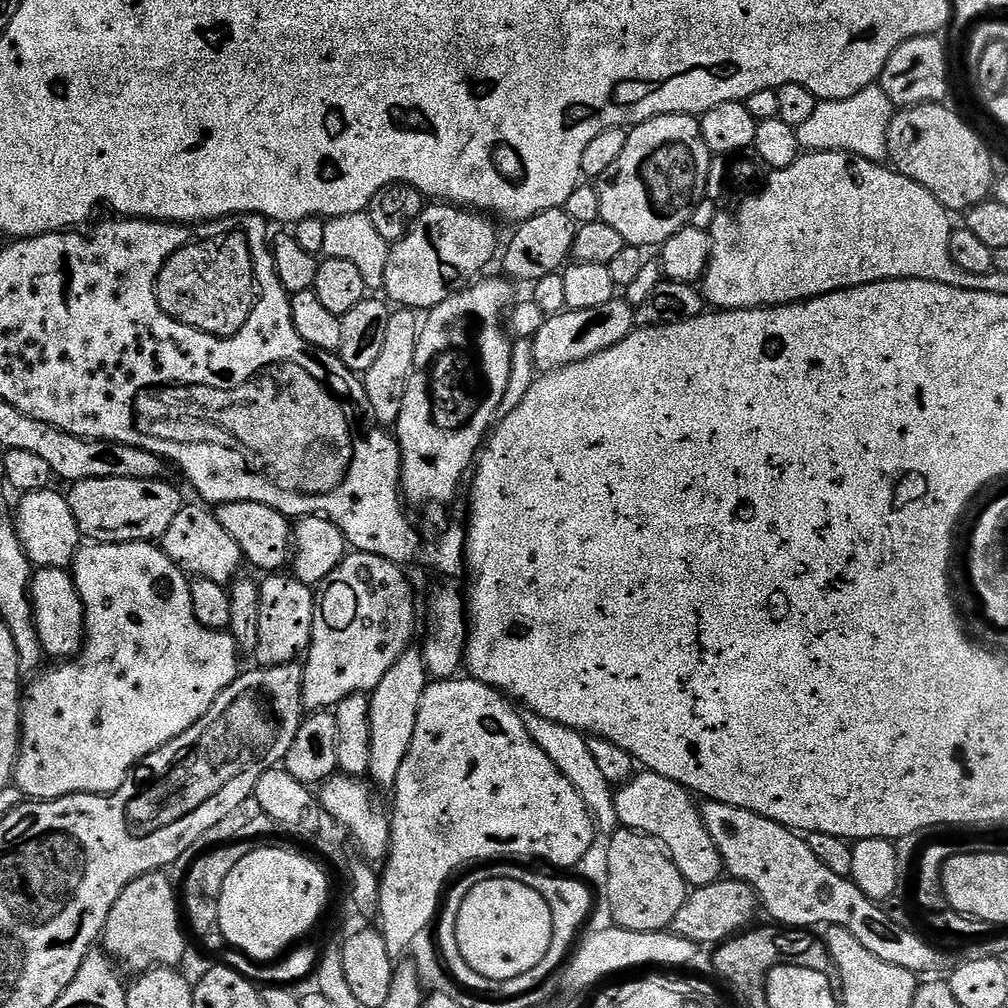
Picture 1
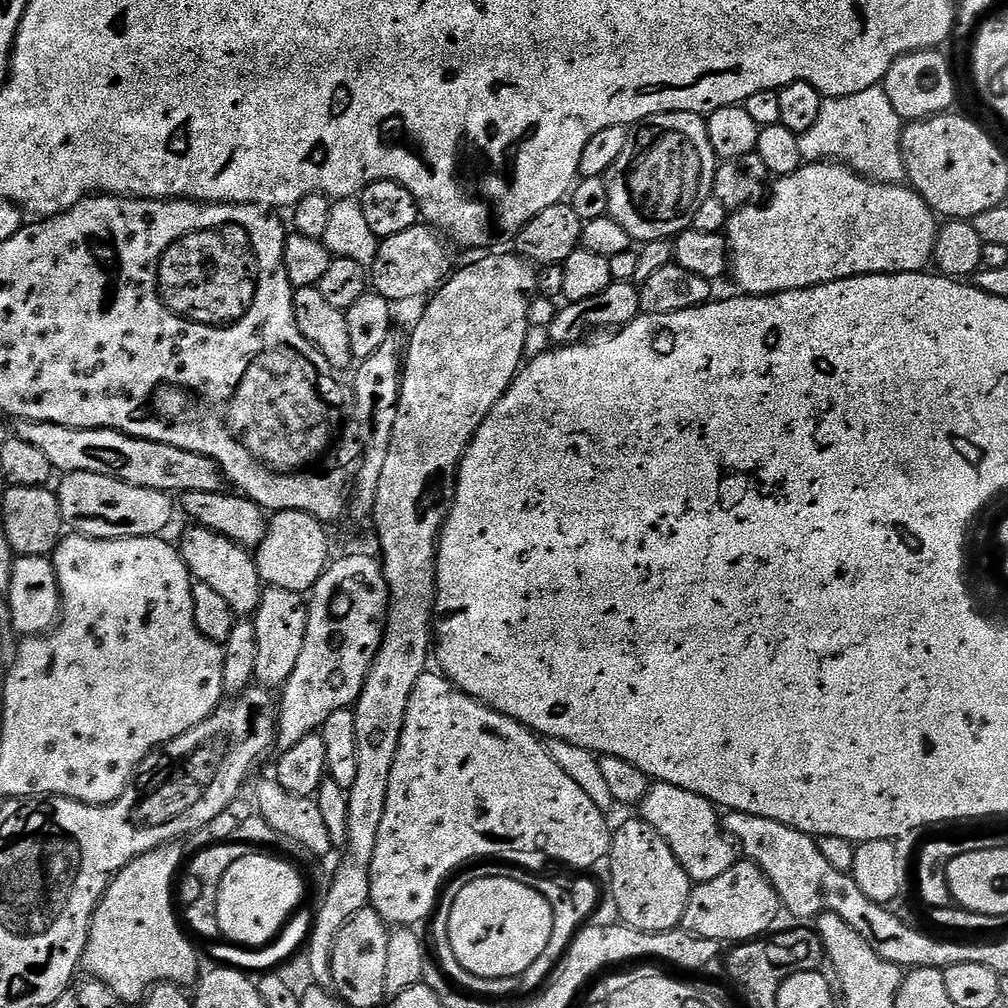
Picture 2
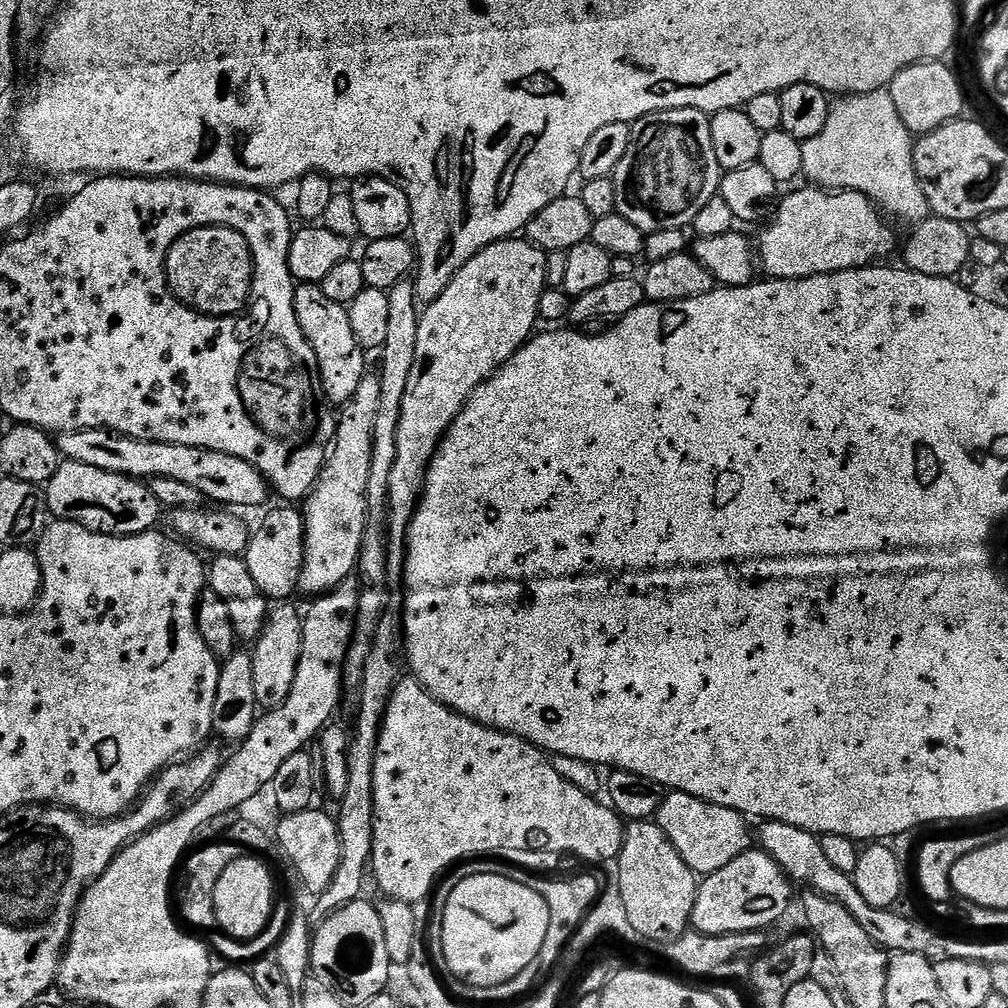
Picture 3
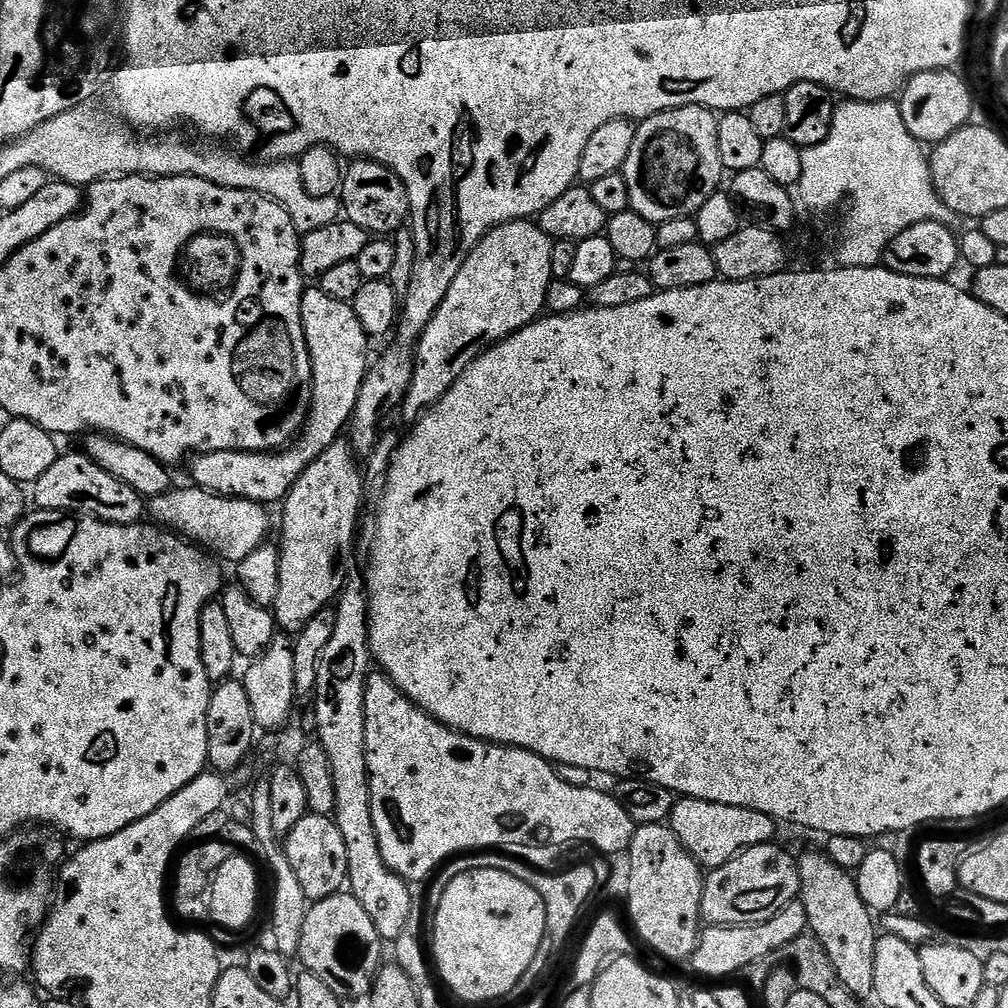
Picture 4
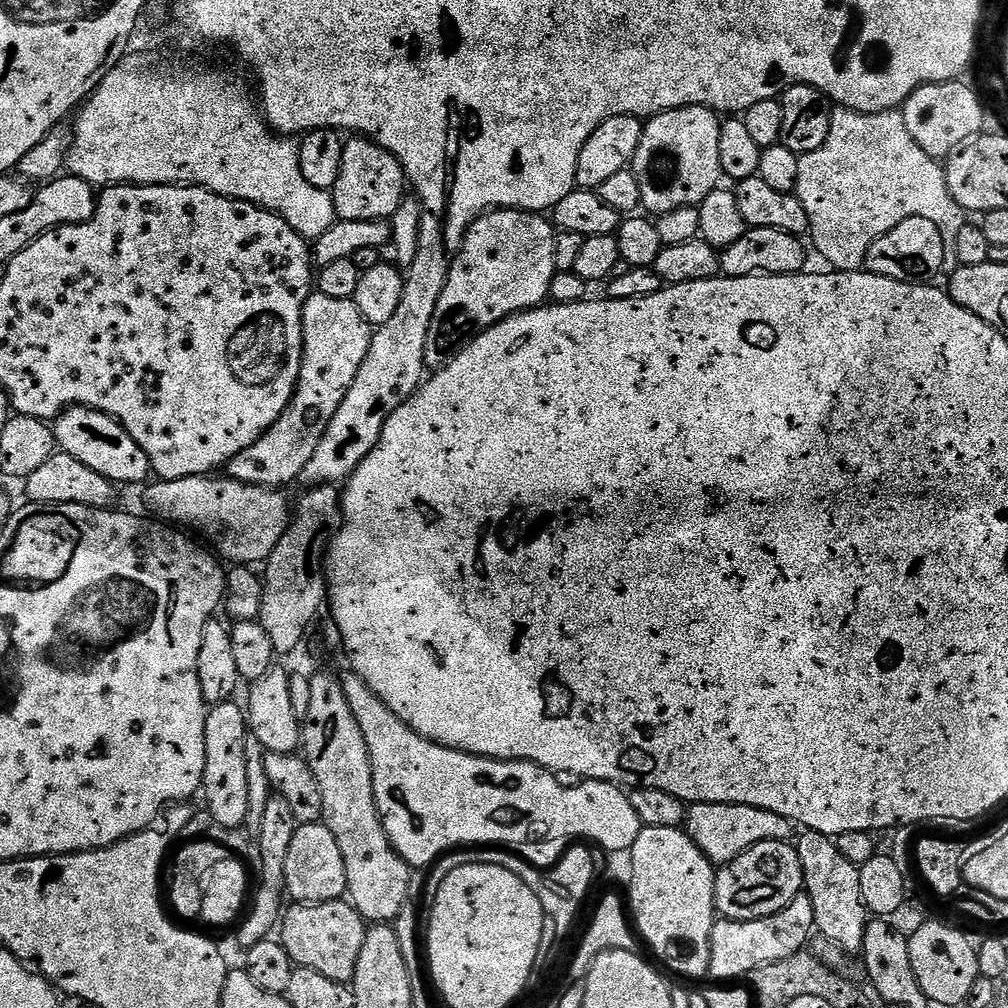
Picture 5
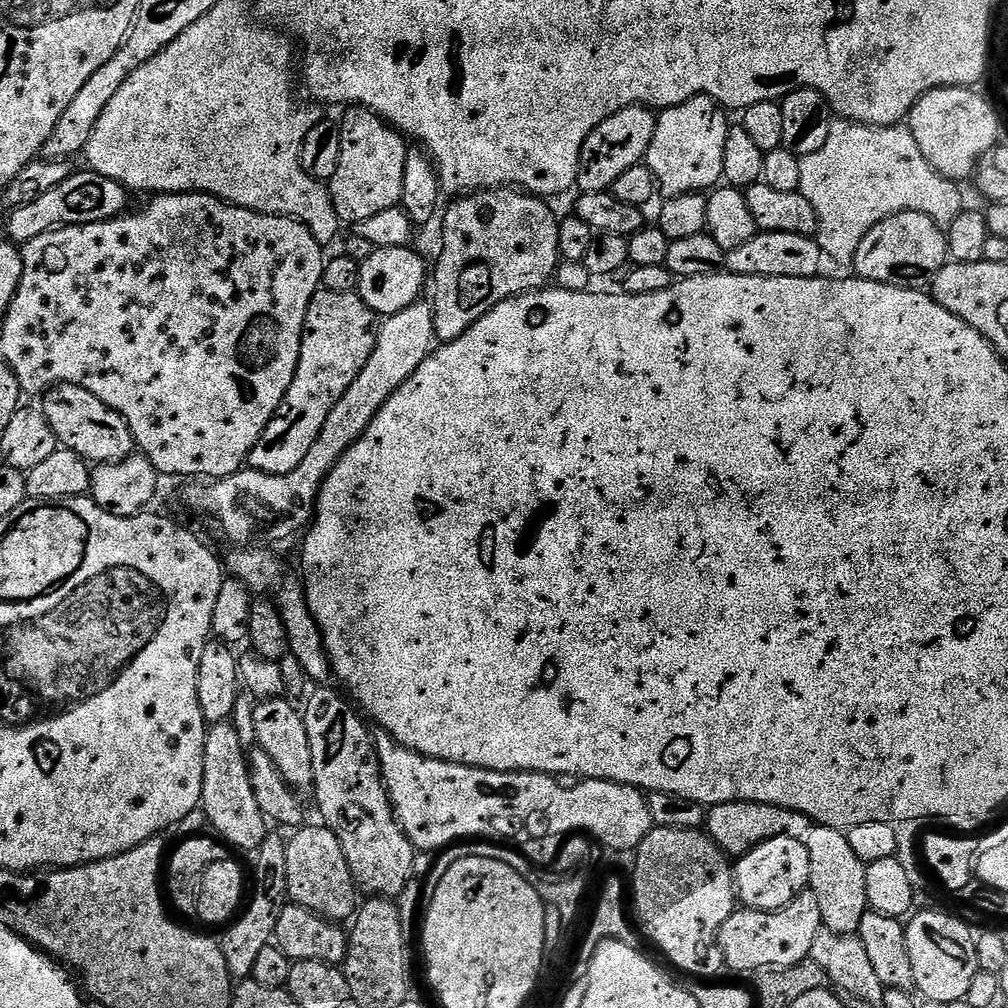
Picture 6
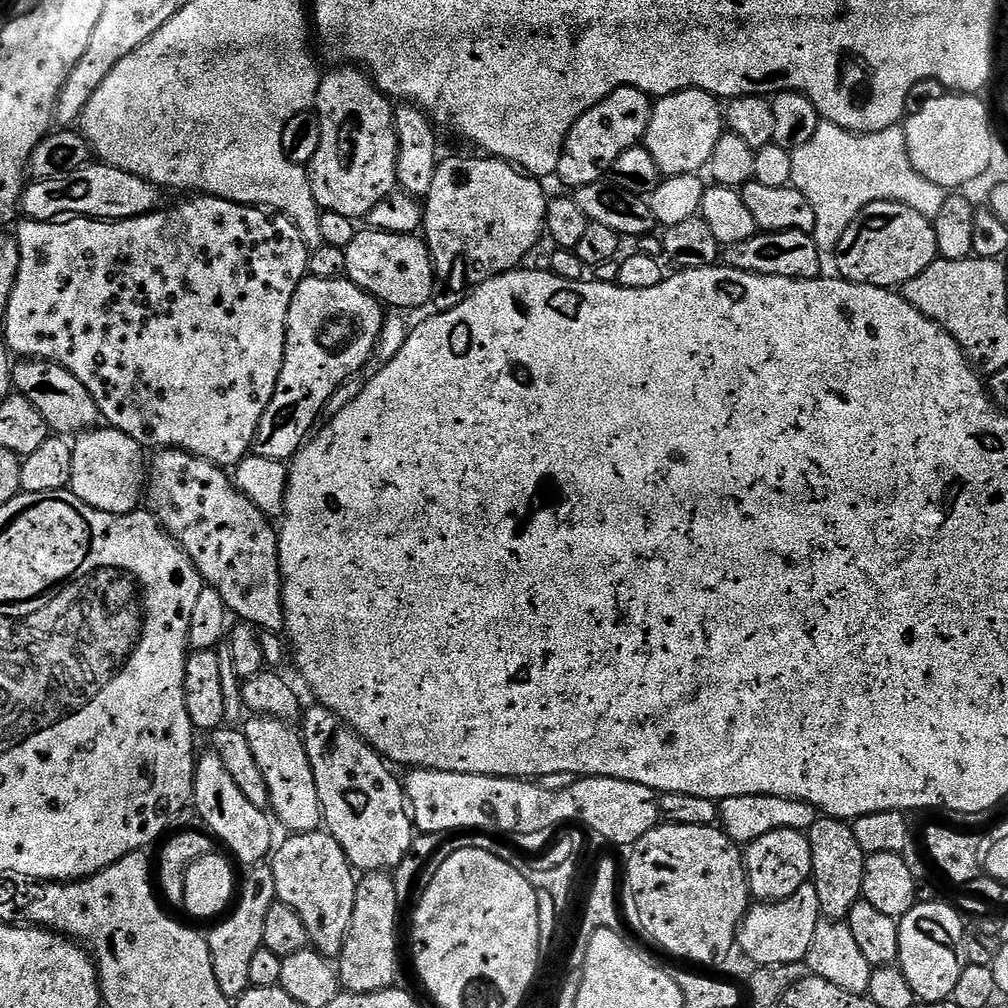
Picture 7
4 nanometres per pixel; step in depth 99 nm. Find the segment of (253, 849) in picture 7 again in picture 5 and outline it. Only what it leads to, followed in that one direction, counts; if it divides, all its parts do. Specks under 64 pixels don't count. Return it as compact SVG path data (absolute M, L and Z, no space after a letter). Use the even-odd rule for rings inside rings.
M236 702L214 704L208 709L206 718L206 770L202 796L208 799L207 811L211 812L217 825L224 828L245 827L247 816L247 768L246 737L250 733L248 718L243 707Z

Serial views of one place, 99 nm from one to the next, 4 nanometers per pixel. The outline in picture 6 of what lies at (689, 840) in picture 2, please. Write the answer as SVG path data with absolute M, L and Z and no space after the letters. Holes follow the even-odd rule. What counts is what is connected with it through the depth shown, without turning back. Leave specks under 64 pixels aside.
M722 802L711 805L706 812L706 835L715 842L729 858L744 856L754 846L770 838L794 838L803 840L813 828L813 822L806 814L786 810L782 806L766 806L762 802Z

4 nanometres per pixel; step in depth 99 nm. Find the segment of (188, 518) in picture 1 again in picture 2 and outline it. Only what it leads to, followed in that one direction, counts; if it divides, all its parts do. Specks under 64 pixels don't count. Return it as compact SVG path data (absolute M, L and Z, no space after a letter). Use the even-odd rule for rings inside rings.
M188 526L184 532L184 544L179 545L180 556L186 562L188 571L199 583L210 586L221 598L226 598L226 606L238 618L248 618L260 604L262 585L255 555L249 549L235 544L230 538L209 528Z

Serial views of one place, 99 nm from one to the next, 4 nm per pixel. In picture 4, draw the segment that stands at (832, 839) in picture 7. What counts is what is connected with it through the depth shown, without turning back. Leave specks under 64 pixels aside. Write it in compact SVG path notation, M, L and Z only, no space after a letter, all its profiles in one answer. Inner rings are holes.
M824 850L808 852L804 857L801 855L798 860L798 867L800 869L798 899L801 906L806 910L811 935L815 936L818 942L822 942L842 986L846 986L846 990L850 990L858 998L871 997L874 986L874 950L878 939L878 924L877 921L876 924L872 921L874 913L871 908L866 906L866 902L862 902L862 894L858 894L855 875L836 866L828 856L827 851Z

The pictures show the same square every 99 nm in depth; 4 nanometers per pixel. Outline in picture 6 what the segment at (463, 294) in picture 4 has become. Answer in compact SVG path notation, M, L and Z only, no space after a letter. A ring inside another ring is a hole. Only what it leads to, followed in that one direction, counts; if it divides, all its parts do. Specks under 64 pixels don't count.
M481 190L471 194L461 195L459 198L451 201L452 205L445 207L442 212L442 220L444 216L444 229L440 232L440 261L436 264L436 272L434 268L434 280L436 276L436 300L432 304L432 321L436 327L436 340L447 342L457 340L463 332L474 326L474 322L478 322L478 318L482 318L494 306L498 306L503 300L509 300L511 296L521 296L523 292L535 292L547 285L548 280L556 272L556 263L561 263L562 257L560 247L558 246L558 216L555 216L550 209L547 208L543 199L537 198L531 194L525 194L520 190Z

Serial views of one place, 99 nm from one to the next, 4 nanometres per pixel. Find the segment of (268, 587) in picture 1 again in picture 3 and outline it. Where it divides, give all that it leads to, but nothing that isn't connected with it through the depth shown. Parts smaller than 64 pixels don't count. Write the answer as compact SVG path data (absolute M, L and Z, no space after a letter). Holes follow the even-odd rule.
M280 602L269 611L268 623L264 625L262 634L251 645L250 651L254 662L254 694L257 705L267 710L277 708L290 694L290 686L294 686L294 674L298 674L298 658L302 654L302 630L304 629L304 617L301 609L295 608L295 603Z

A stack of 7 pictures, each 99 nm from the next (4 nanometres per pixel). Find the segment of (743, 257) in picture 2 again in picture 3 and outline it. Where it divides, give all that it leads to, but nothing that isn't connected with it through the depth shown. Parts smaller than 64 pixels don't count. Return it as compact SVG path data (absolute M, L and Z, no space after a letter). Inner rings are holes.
M807 187L790 193L784 201L781 199L763 229L760 244L758 240L758 264L765 277L801 280L851 268L866 268L875 265L879 256L891 250L896 236L887 224L889 221L861 192Z

